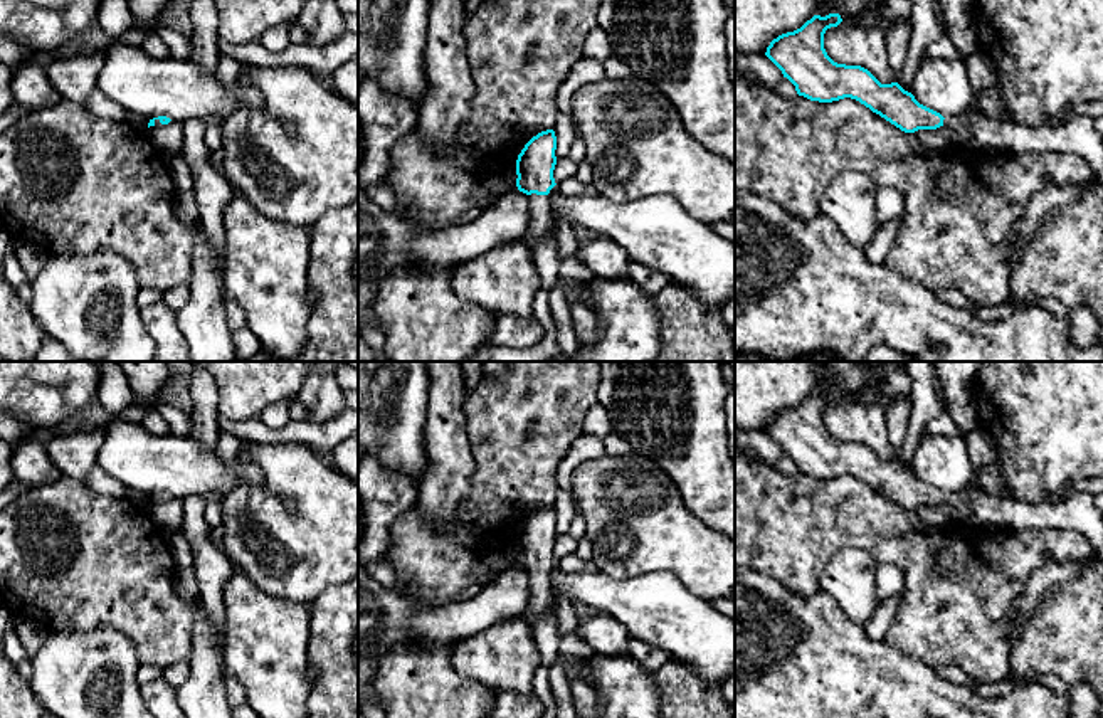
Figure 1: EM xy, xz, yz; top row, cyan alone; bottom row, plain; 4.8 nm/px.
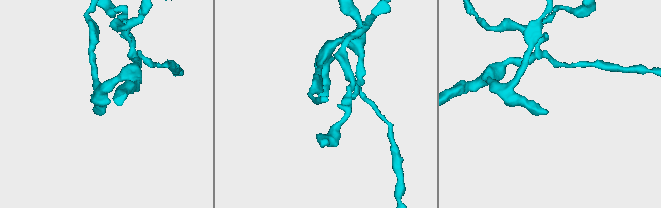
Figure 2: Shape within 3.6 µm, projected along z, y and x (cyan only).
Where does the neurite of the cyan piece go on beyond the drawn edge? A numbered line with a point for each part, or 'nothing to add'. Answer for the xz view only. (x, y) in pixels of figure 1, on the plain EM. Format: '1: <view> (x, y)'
1: xz (542, 599)

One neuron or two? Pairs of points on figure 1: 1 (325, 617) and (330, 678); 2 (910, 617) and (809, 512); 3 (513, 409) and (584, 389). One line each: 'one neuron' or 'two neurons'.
1: one neuron
2: one neuron
3: one neuron

